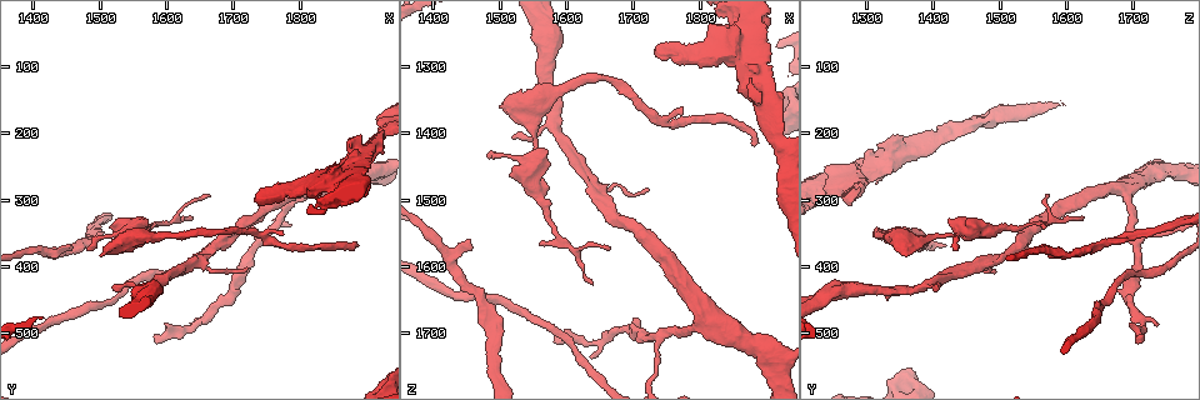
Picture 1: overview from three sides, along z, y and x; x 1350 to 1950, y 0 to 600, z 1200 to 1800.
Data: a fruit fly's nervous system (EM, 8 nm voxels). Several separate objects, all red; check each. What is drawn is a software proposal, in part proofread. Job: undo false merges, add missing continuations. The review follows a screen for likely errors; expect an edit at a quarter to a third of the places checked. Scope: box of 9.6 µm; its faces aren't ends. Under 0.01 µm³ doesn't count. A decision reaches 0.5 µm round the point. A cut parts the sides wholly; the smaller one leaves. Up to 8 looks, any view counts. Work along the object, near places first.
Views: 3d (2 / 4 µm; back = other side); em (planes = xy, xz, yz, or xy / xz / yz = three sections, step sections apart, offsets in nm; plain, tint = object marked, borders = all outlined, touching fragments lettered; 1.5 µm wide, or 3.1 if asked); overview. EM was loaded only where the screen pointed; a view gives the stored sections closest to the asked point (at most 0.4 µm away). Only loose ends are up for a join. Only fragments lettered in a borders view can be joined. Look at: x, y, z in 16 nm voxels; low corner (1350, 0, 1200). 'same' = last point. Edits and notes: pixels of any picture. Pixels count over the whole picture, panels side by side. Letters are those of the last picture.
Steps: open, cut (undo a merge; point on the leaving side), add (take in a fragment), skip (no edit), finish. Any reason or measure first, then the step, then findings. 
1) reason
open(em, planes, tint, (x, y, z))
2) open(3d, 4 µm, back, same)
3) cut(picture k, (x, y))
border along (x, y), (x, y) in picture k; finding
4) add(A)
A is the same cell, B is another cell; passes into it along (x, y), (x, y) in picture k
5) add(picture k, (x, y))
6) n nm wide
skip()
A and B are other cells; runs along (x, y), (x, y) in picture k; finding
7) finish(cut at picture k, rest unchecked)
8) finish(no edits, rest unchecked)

end of a long branch
open(3d, 2 µm, (1885, 365, 1415))

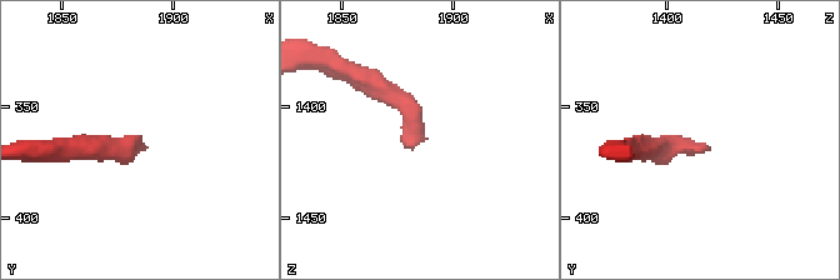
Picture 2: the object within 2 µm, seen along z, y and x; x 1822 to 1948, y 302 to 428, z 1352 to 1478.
open(em, planes, borders, (1880, 371, 1417))

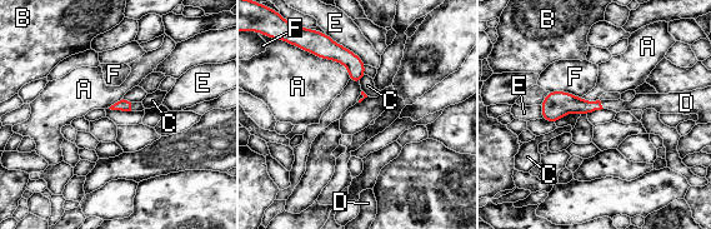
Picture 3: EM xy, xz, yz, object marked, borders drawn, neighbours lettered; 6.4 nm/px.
add(D)
D is the same cell, A, B, C, E and F are other cells; passes into it along (124, 105), (130, 106), (135, 106) in picture 3; it goes on there

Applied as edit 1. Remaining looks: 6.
open(overview)

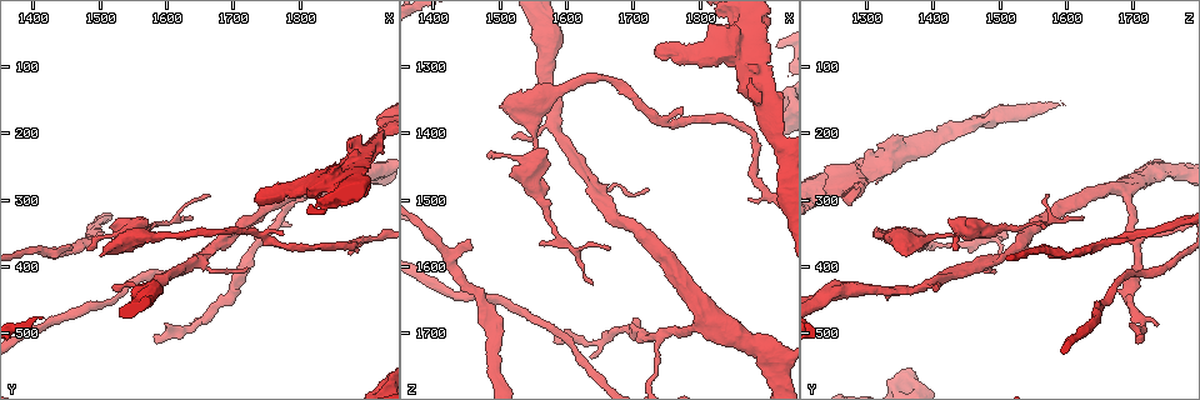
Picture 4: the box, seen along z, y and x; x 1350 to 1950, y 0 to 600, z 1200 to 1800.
calibre changes
open(em, planes, tint, (1900, 230, 1345))

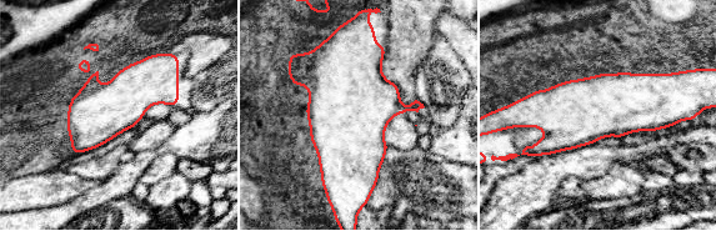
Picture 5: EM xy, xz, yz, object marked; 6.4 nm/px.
open(em, planes, borders, same)

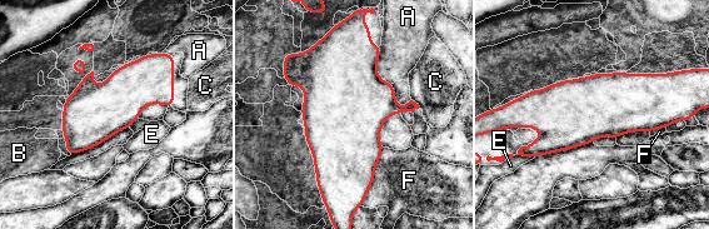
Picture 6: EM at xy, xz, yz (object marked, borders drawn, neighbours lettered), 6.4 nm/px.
skip()
A, B, C, E and F are other cells; border along (534, 155), (514, 155), (512, 158) in picture 6; continuous, no second neuron

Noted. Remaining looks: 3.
arms part here
open(em, planes, borders, (1425, 385, 1585))

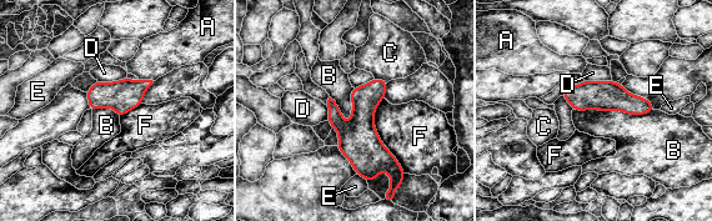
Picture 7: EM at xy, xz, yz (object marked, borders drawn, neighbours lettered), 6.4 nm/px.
skip()
A, B, C, D, E and F are other cells; runs along (566, 93), (615, 96), (651, 108) in picture 7; all the same neuron

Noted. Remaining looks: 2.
finish(add at picture 3, rest unchecked)

